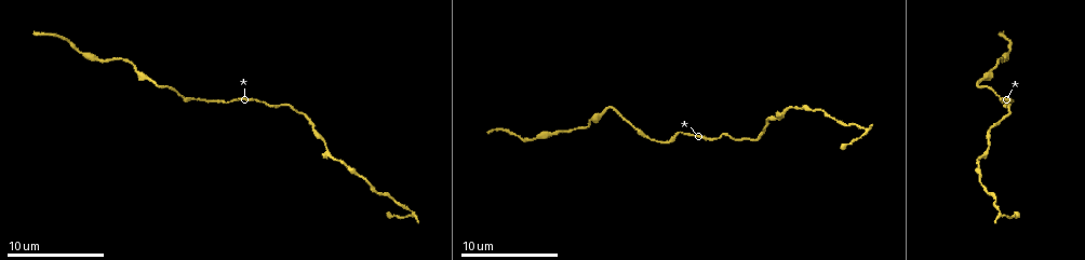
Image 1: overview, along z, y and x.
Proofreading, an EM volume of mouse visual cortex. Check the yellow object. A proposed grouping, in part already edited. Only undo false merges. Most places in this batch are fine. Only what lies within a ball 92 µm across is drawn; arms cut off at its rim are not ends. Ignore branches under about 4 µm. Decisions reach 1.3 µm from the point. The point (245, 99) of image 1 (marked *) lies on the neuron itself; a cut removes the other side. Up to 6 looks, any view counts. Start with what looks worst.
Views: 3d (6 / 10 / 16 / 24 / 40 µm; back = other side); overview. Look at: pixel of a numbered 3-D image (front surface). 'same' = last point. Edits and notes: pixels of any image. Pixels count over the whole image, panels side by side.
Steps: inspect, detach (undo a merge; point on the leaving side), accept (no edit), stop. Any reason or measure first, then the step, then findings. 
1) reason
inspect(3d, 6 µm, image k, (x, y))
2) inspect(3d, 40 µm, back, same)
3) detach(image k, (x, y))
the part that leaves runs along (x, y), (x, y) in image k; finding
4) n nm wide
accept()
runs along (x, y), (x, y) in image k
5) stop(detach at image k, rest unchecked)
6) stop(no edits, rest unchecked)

narrows sharply
inspect(3d, 10 µm, image 1, (1004, 217))

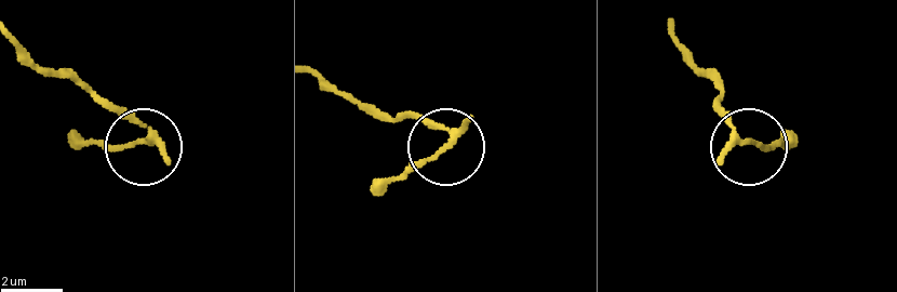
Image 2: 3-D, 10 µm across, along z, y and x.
inspect(3d, 10 µm, back, image 2, (443, 149))

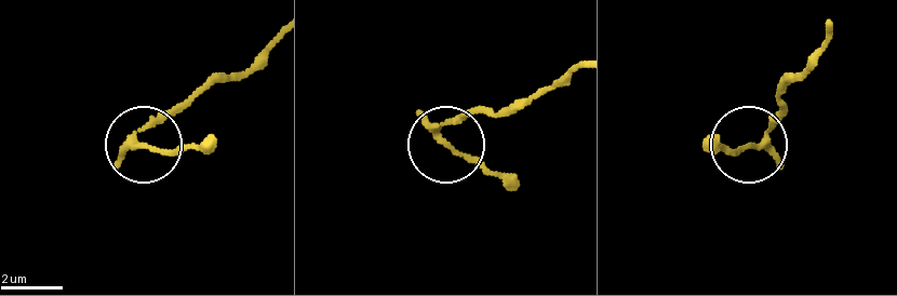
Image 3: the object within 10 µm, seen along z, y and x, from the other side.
160 nm wide
accept()
runs along (575, 66), (536, 96), (443, 125), (443, 138), (503, 185) in image 3; all the same neuron

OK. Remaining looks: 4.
calibre changes
inspect(3d, 16 µm, image 1, (979, 81))

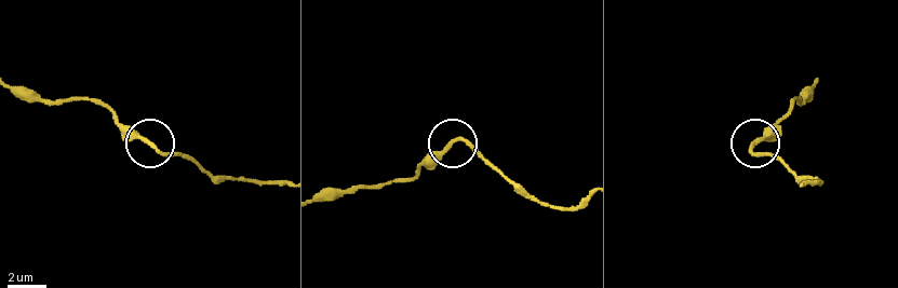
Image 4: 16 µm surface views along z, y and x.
inspect(3d, 6 µm, image 4, (452, 142))

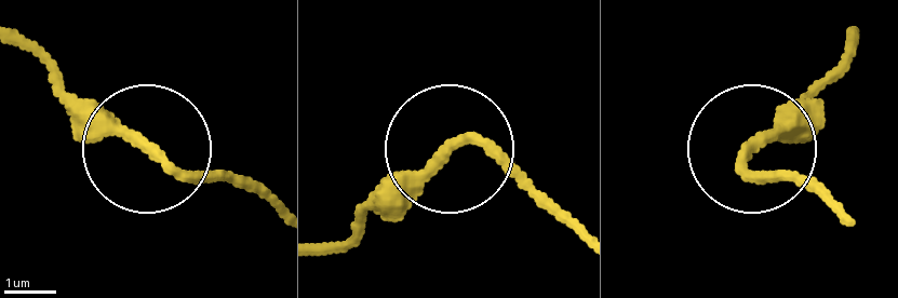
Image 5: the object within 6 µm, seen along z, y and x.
210 nm wide
accept()
runs along (579, 242), (477, 143), (451, 147), (364, 212) in image 5; one neuron here

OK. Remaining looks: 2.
thin neck
inspect(3d, 10 µm, image 1, (336, 159))

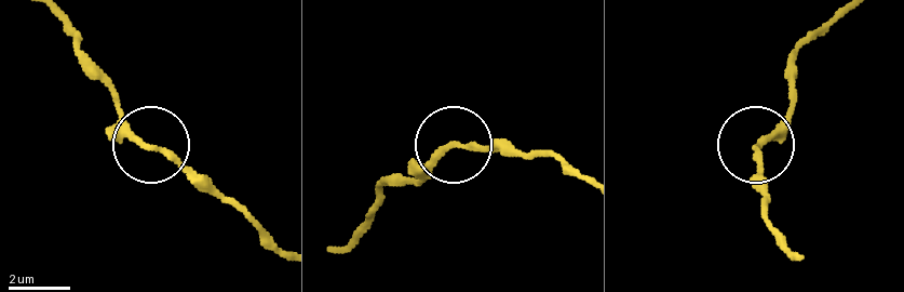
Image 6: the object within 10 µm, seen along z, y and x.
190 nm wide
accept()
runs along (58, 17), (123, 118), (221, 201) in image 6; one neuron here

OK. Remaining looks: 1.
stop(no edits, rest unchecked)

